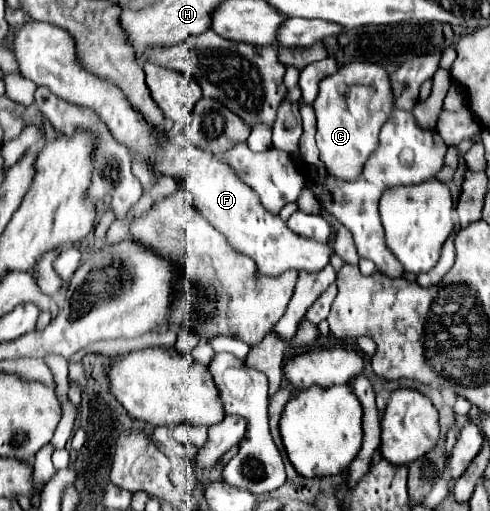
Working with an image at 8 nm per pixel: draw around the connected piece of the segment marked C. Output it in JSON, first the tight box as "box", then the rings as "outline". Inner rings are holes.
{"box":[314,61,394,181],"outline":[[[364,61],[340,67],[338,73],[322,79],[314,111],[318,119],[316,143],[320,161],[336,179],[354,181],[362,173],[362,163],[366,163],[370,153],[378,147],[378,133],[394,111],[394,91],[388,71],[376,63]]]}

